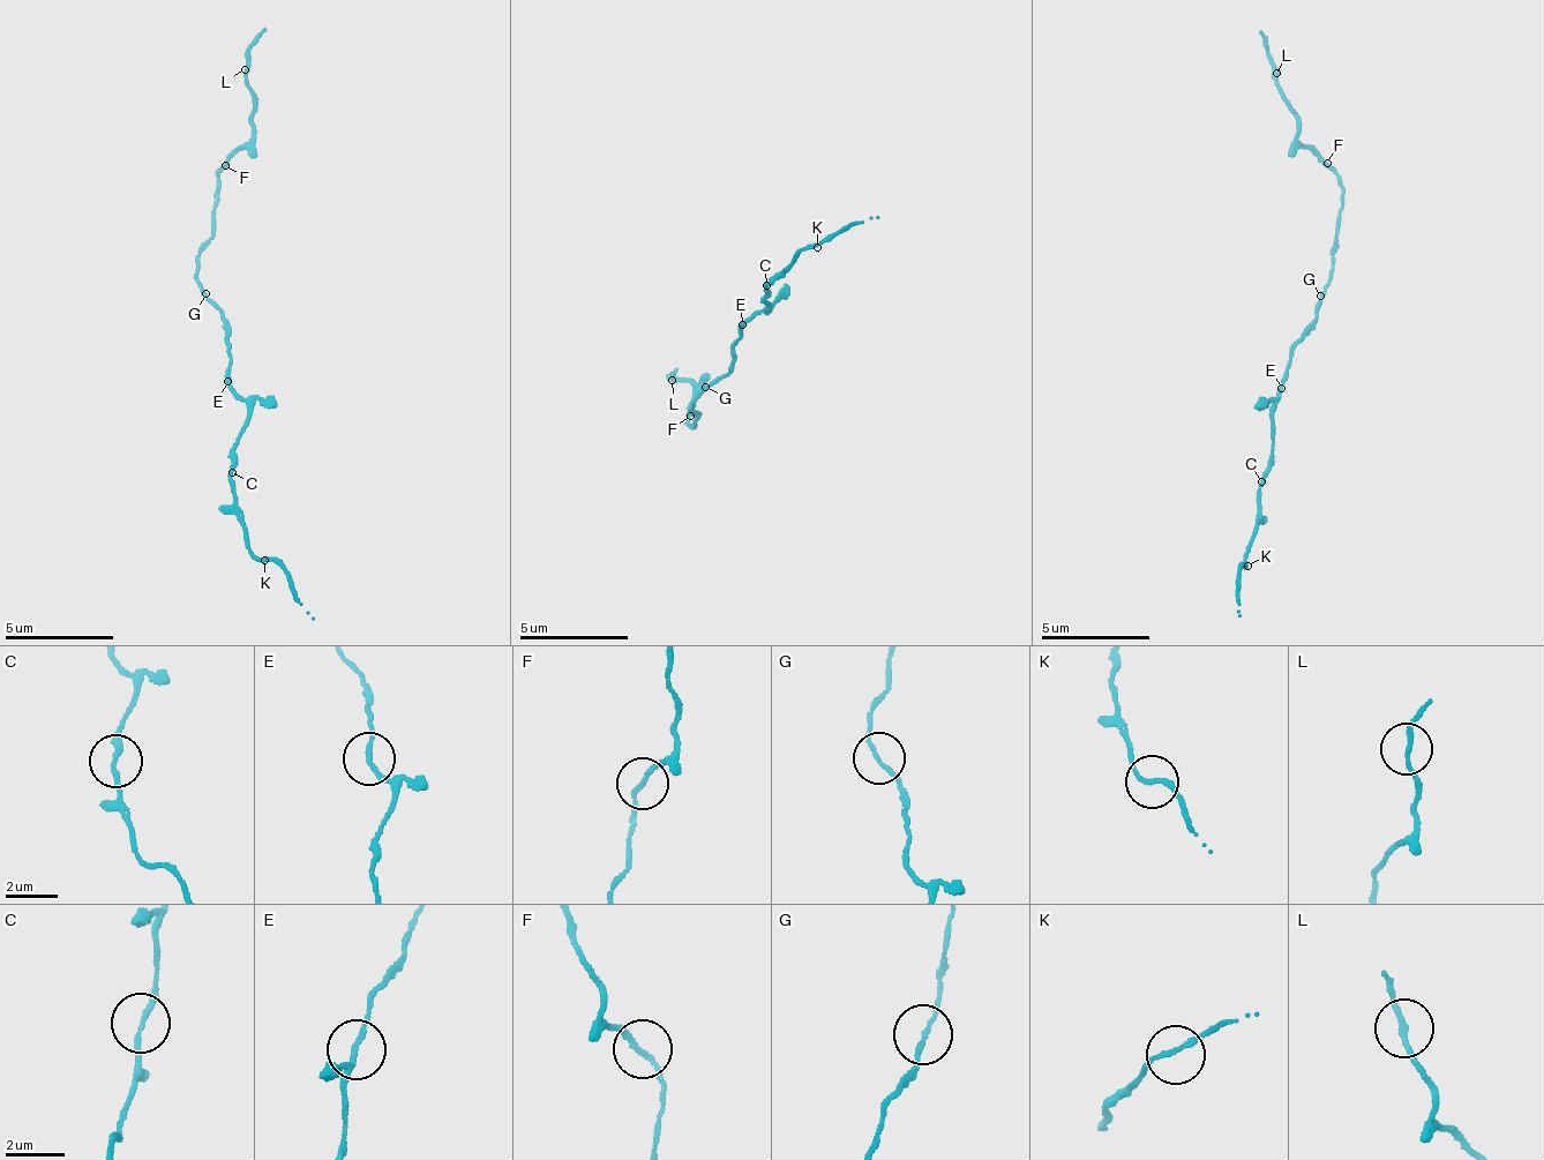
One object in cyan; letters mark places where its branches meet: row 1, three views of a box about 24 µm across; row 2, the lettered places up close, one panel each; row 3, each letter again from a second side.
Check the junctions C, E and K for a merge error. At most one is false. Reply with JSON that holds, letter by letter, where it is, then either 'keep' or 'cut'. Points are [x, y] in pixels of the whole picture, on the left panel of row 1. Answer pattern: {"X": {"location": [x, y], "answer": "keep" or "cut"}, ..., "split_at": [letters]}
{"C": {"location": [232, 472], "answer": "keep"}, "E": {"location": [227, 381], "answer": "keep"}, "K": {"location": [264, 560], "answer": "keep"}, "split_at": []}

